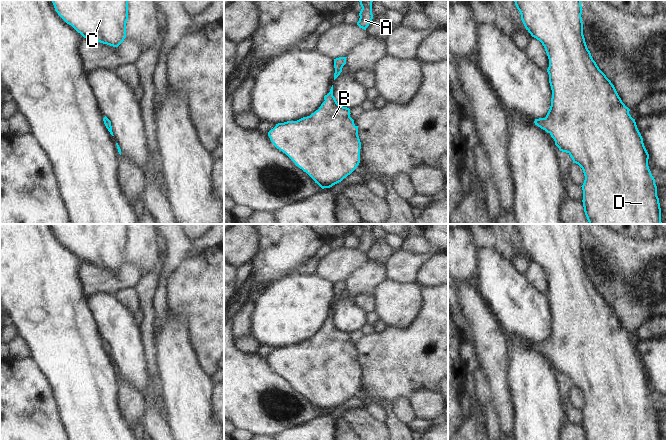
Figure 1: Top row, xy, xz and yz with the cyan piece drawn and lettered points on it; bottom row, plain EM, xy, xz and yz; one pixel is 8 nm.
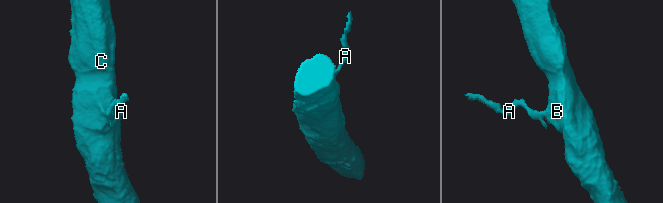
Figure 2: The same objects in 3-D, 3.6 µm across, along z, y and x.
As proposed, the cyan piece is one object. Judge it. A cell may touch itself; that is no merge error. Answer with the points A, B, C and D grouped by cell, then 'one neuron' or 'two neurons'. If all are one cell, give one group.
A B C D | one neuron

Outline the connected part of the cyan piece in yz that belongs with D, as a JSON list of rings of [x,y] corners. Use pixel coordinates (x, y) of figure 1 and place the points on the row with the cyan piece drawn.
[[[514,0],[514,2],[521,14],[521,20],[526,30],[532,37],[542,43],[549,59],[547,72],[549,74],[549,83],[552,90],[551,106],[546,117],[535,119],[534,123],[549,133],[559,150],[568,153],[573,163],[578,164],[582,168],[585,176],[584,183],[581,186],[583,190],[582,202],[589,224],[663,224],[661,222],[661,208],[657,196],[657,186],[648,166],[649,154],[644,146],[643,138],[637,128],[635,119],[629,114],[630,109],[622,102],[614,85],[599,69],[587,48],[583,35],[581,0]]]

